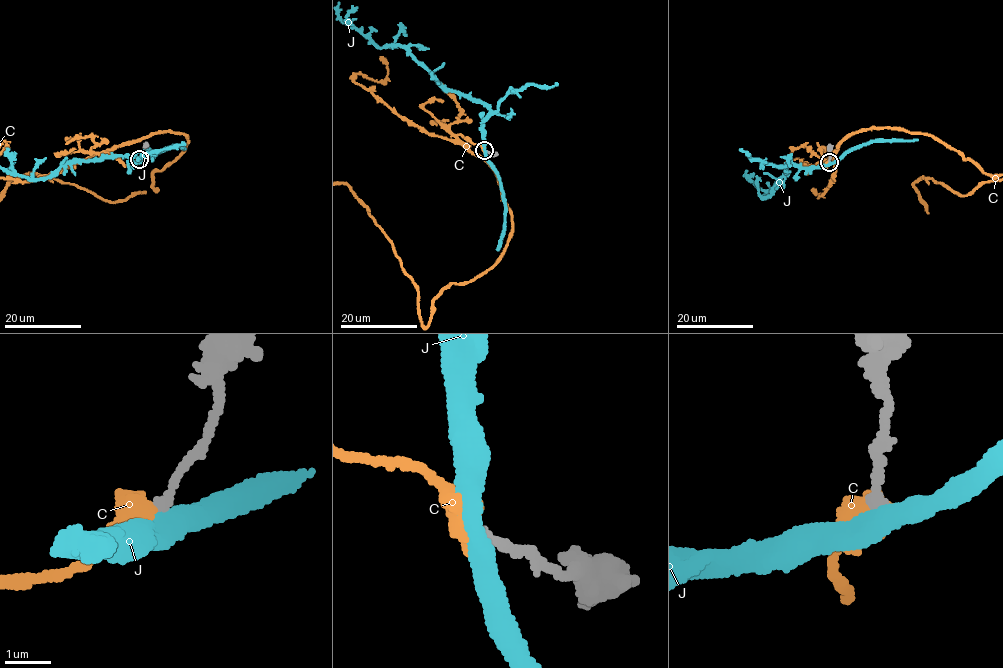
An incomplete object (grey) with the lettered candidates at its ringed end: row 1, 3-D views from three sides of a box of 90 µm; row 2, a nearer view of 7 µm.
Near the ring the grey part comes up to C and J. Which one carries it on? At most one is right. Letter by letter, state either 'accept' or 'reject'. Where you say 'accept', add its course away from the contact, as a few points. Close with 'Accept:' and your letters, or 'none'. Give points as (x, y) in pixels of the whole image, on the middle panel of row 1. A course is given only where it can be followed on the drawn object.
C: accept
J: reject
Accept: C

